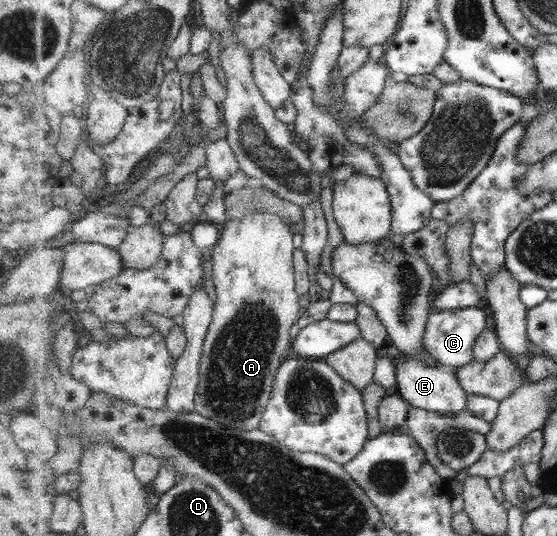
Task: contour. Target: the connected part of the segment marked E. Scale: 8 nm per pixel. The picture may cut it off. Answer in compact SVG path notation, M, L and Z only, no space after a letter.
M405 356L391 359L395 363L396 386L399 395L411 406L441 414L457 414L461 410L468 410L468 392L461 388L461 383L453 369L442 371L438 367L425 364L420 359L407 359Z

